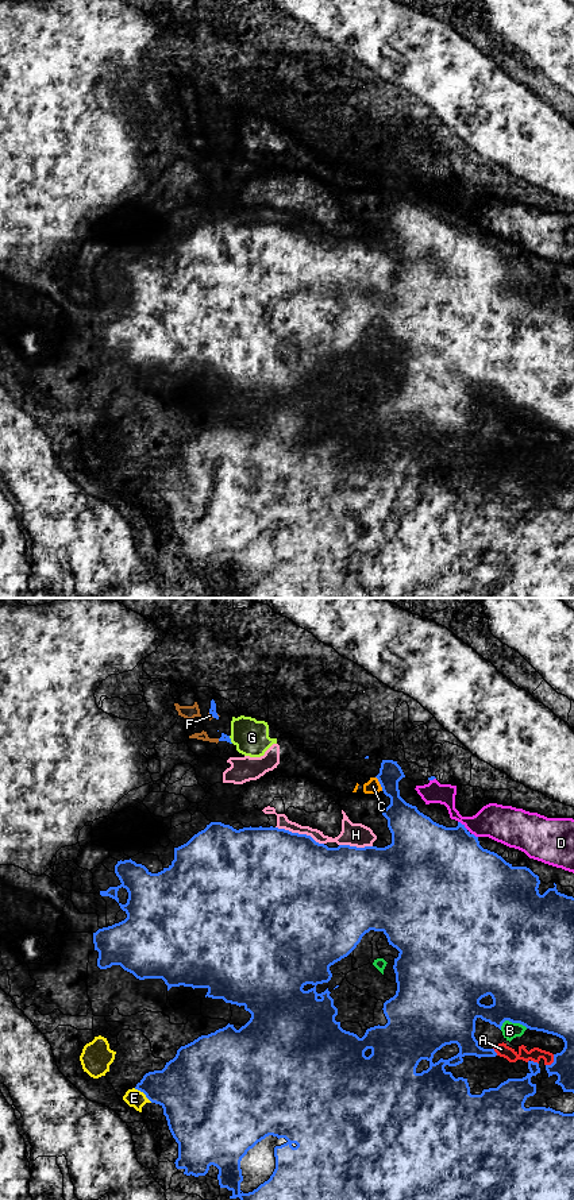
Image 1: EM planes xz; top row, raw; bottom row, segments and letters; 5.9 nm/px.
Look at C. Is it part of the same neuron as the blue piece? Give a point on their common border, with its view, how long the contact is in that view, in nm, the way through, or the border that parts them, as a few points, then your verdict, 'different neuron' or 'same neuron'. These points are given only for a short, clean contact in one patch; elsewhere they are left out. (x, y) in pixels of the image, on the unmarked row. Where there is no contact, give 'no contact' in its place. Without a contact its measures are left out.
meets blue in xz at (380, 178); contact 100 nm long; border along xz (376, 172), (382, 185); different neuron

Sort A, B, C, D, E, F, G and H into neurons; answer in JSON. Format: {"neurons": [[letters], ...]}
{"neurons": [["A"], ["B"], ["C", "D", "F", "G"], ["E"], ["H"]]}

